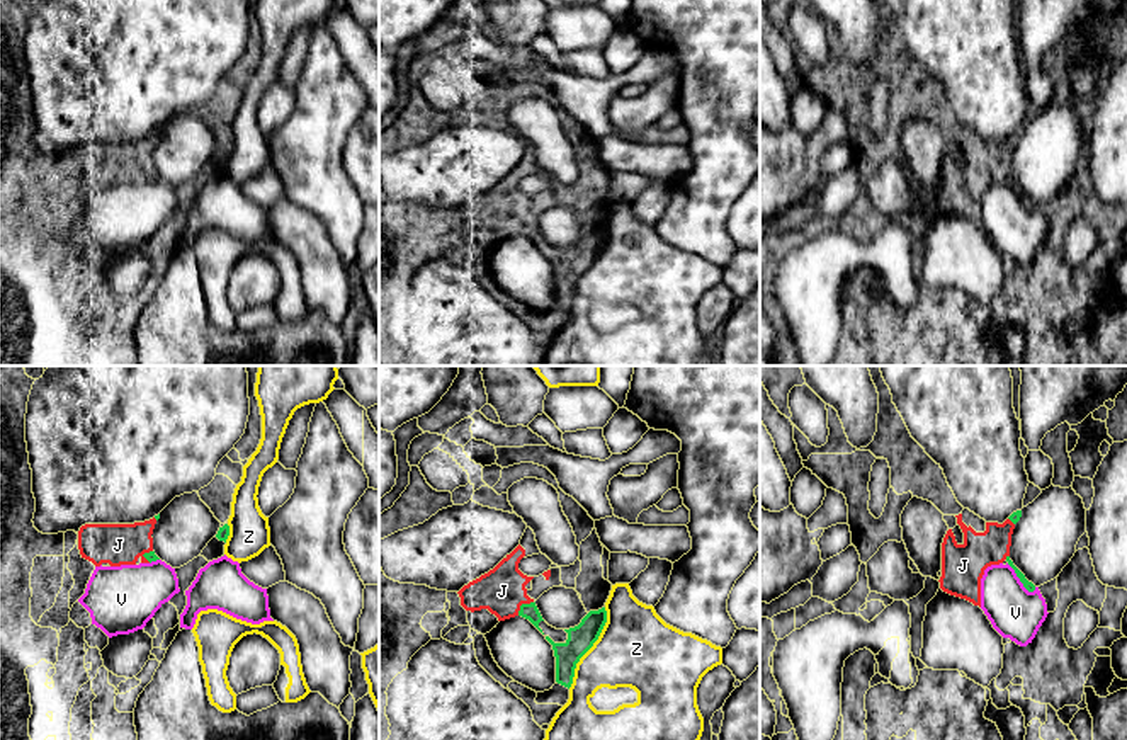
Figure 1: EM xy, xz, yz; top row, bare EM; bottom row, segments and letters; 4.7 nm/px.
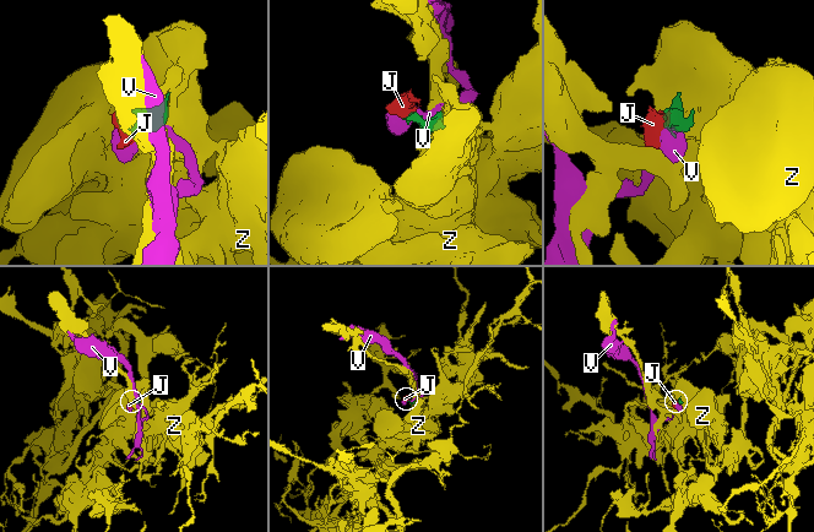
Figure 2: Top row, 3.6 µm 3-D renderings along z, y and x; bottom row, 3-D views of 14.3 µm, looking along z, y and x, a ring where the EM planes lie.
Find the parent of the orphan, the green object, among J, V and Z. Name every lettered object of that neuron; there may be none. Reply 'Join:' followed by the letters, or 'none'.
Join: J

